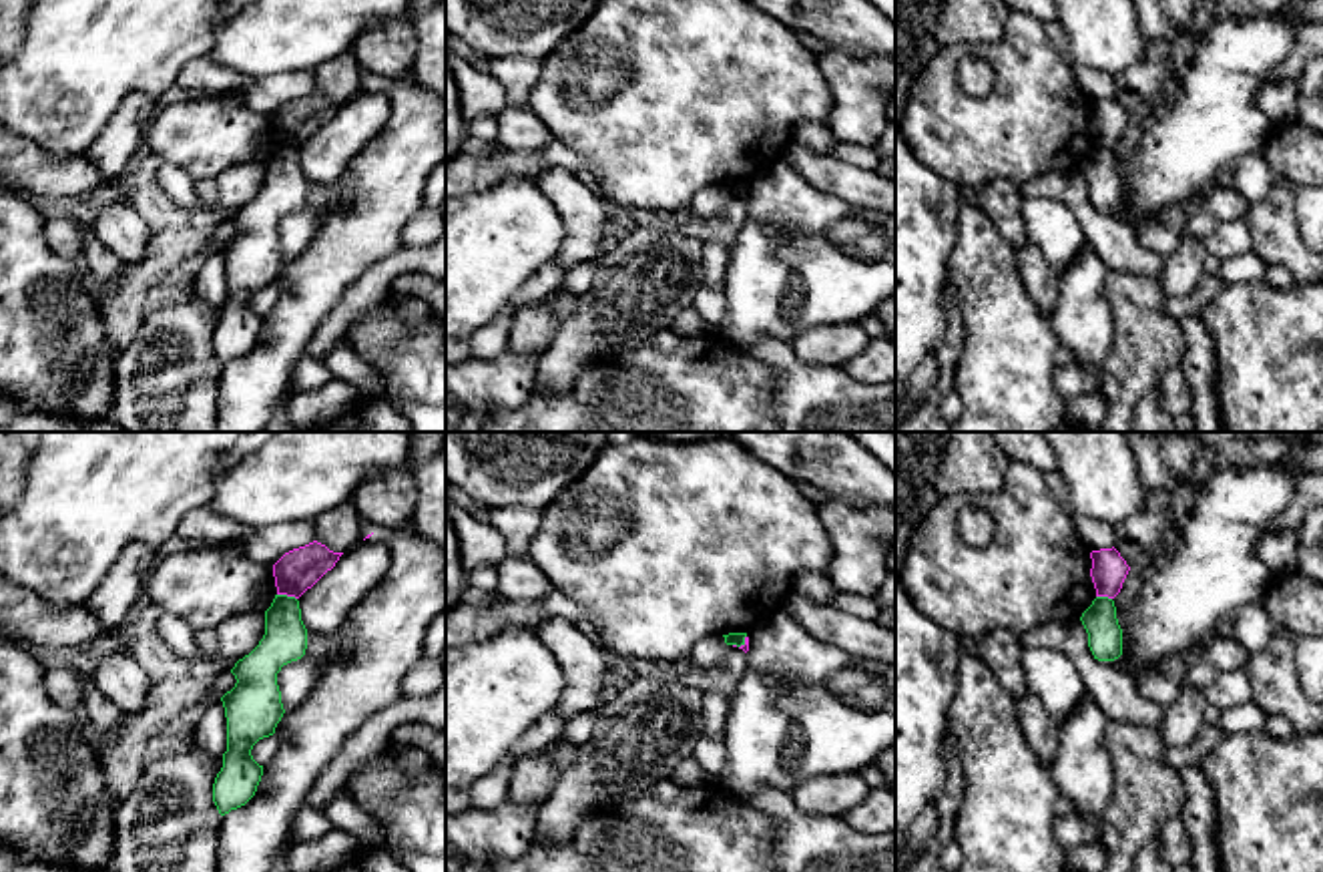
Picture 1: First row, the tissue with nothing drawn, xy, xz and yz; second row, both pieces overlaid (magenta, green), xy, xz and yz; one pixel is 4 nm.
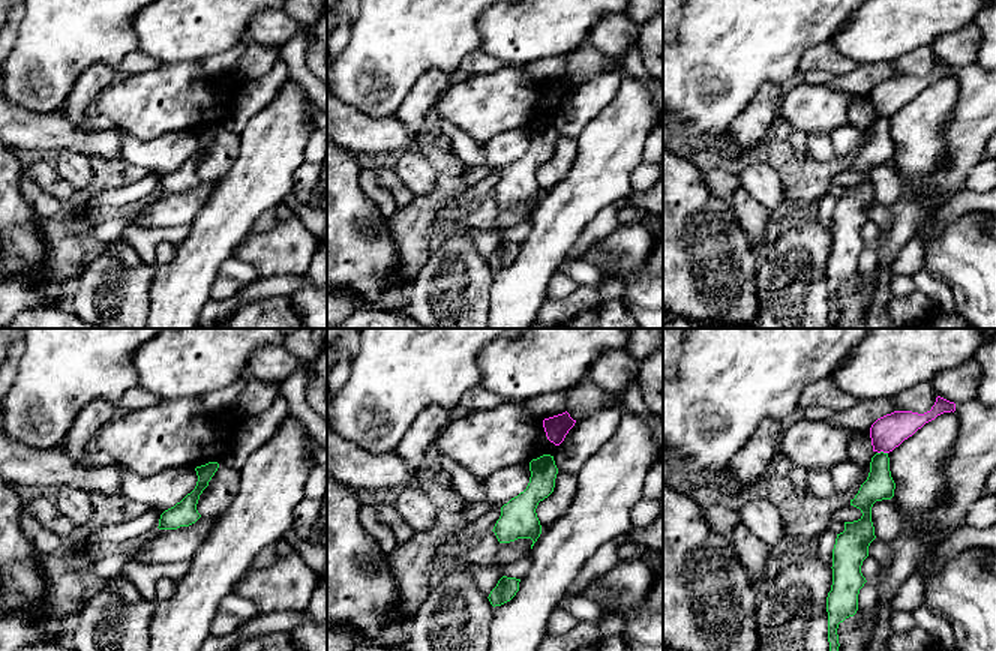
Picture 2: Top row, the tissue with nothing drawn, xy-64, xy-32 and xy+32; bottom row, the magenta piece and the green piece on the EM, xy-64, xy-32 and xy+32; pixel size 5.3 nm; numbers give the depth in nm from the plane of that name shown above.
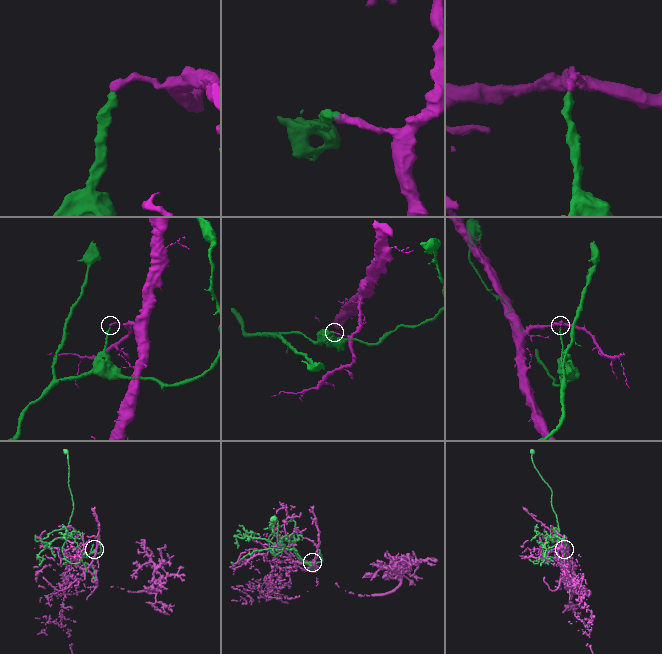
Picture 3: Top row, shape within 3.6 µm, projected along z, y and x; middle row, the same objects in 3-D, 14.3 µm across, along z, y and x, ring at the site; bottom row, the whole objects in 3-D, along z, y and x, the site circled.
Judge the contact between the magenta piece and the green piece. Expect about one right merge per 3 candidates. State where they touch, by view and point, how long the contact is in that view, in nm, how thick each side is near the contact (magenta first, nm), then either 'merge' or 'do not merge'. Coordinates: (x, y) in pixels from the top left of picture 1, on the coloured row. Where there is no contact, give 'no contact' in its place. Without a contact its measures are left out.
meets magenta in xy at (288, 595); contact 80 nm long; 170 nm thick on the magenta side, 180 nm on the other; do not merge

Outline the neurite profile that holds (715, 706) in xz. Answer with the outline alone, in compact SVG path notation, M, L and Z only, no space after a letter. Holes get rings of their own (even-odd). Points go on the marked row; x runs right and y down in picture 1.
M709 691L703 695L703 735L725 737L731 717L731 699L723 693Z

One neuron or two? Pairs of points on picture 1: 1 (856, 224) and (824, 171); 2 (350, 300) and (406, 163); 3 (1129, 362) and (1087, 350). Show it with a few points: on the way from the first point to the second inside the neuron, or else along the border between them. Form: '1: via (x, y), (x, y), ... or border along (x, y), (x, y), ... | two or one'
1: border along (802, 175), (820, 189), (874, 209) | two
2: border along (398, 248), (374, 262), (330, 312) | two
3: border along (1115, 310), (1115, 342), (1103, 366) | two

